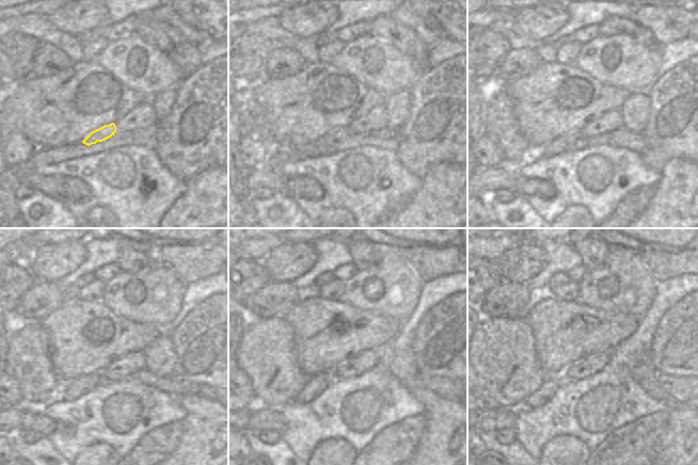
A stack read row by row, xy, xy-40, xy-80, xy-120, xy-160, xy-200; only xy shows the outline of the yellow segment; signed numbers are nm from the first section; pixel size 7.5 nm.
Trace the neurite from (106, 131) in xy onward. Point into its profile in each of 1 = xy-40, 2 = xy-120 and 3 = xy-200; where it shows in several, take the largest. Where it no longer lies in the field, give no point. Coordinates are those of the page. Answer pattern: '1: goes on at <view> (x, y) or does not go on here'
1: goes on at xy-40 (327, 142)
2: goes on at xy-120 (75, 388)
3: goes on at xy-200 (546, 390)

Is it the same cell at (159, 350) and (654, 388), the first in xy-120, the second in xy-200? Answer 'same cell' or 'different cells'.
same cell

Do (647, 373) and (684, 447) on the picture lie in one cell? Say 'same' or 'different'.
same

